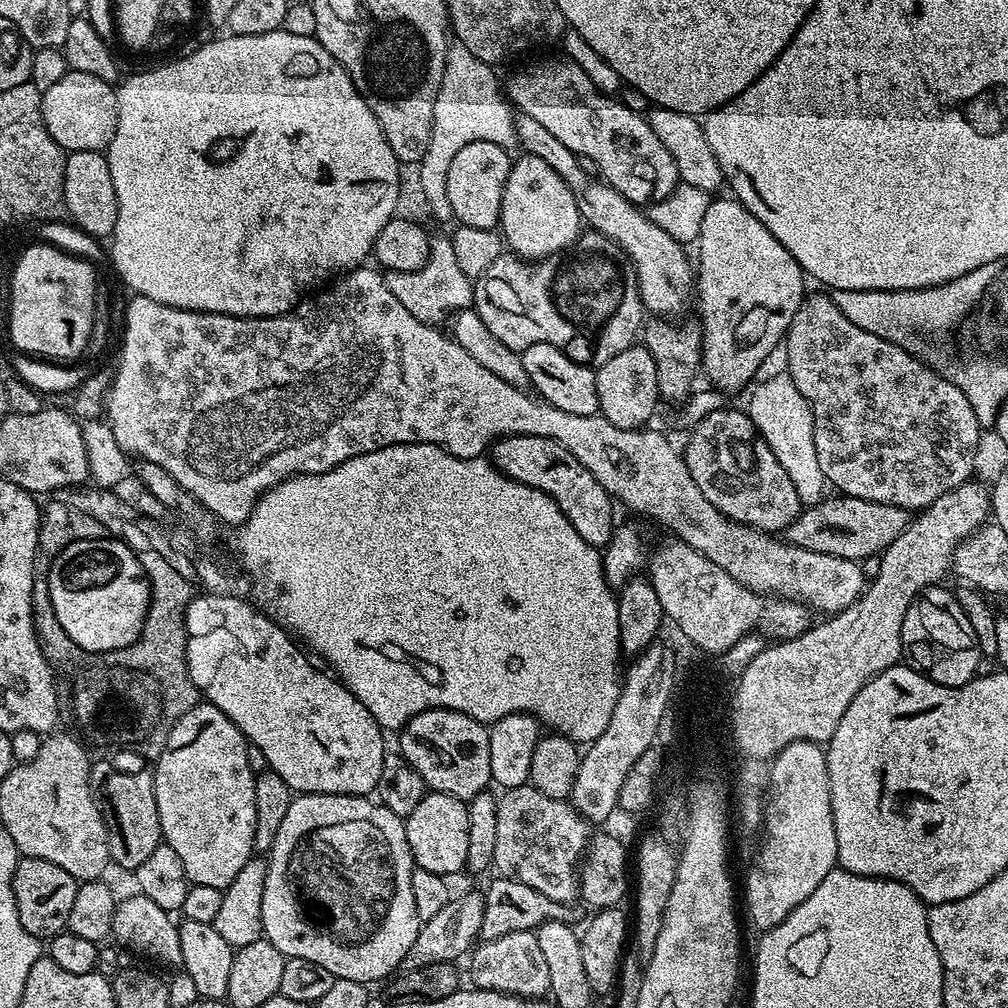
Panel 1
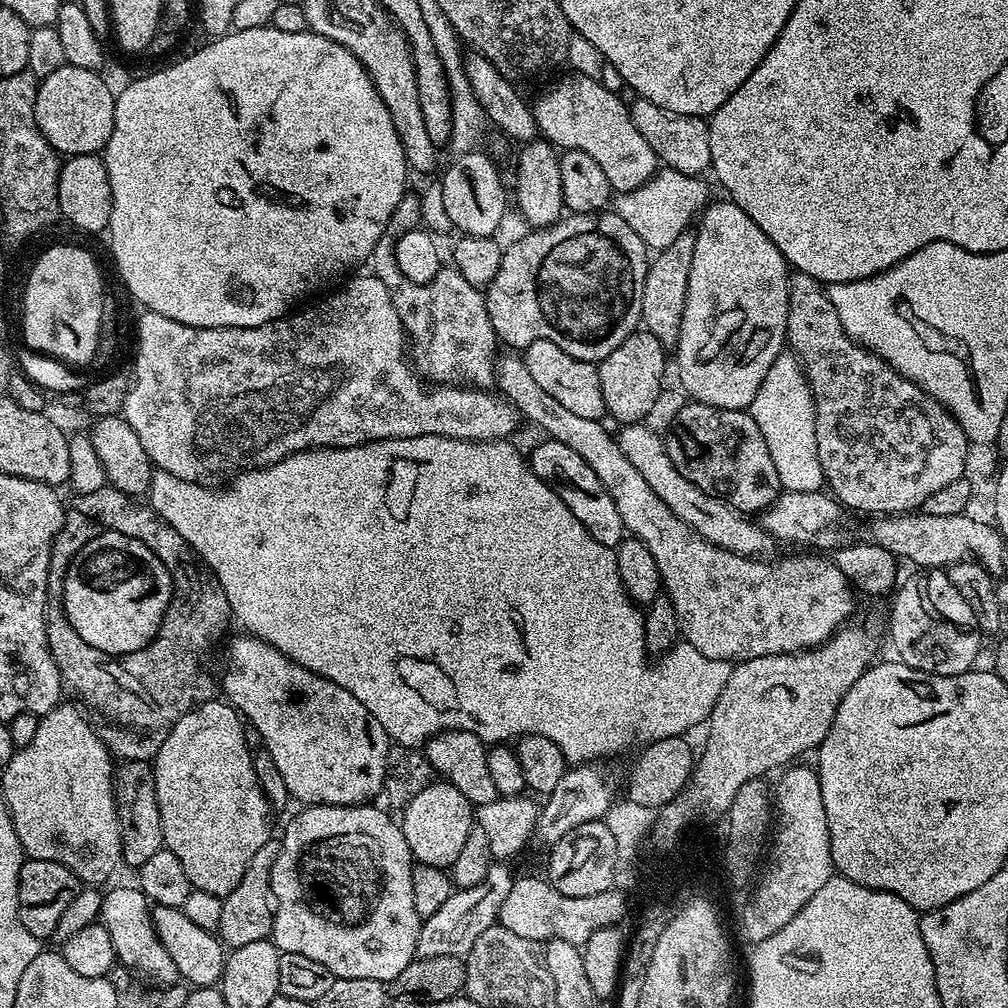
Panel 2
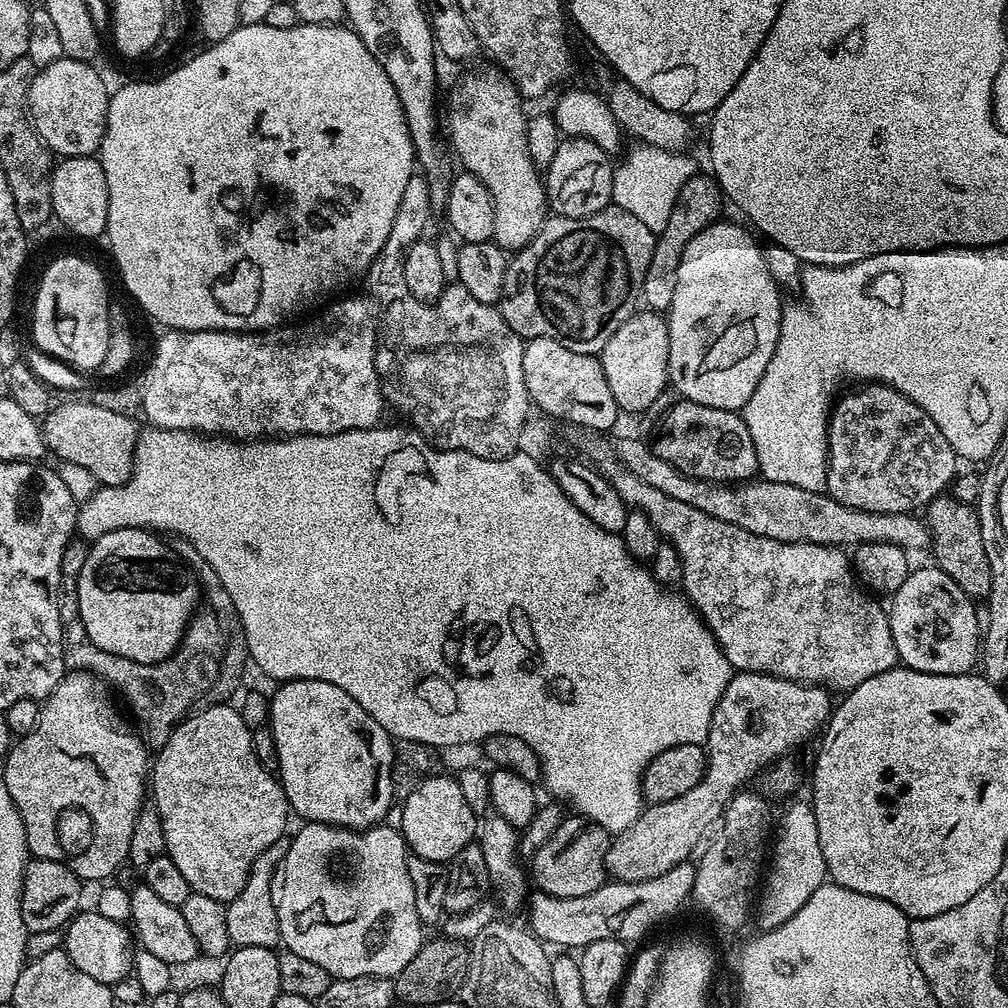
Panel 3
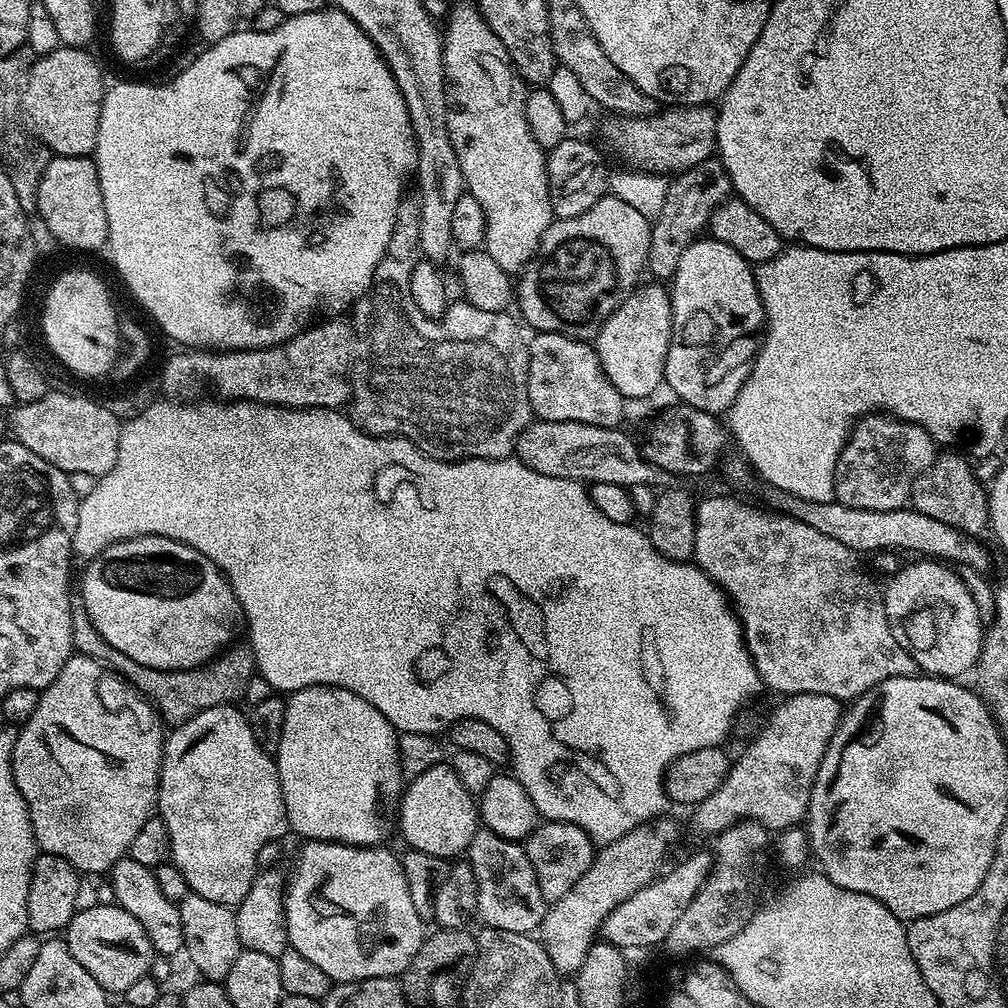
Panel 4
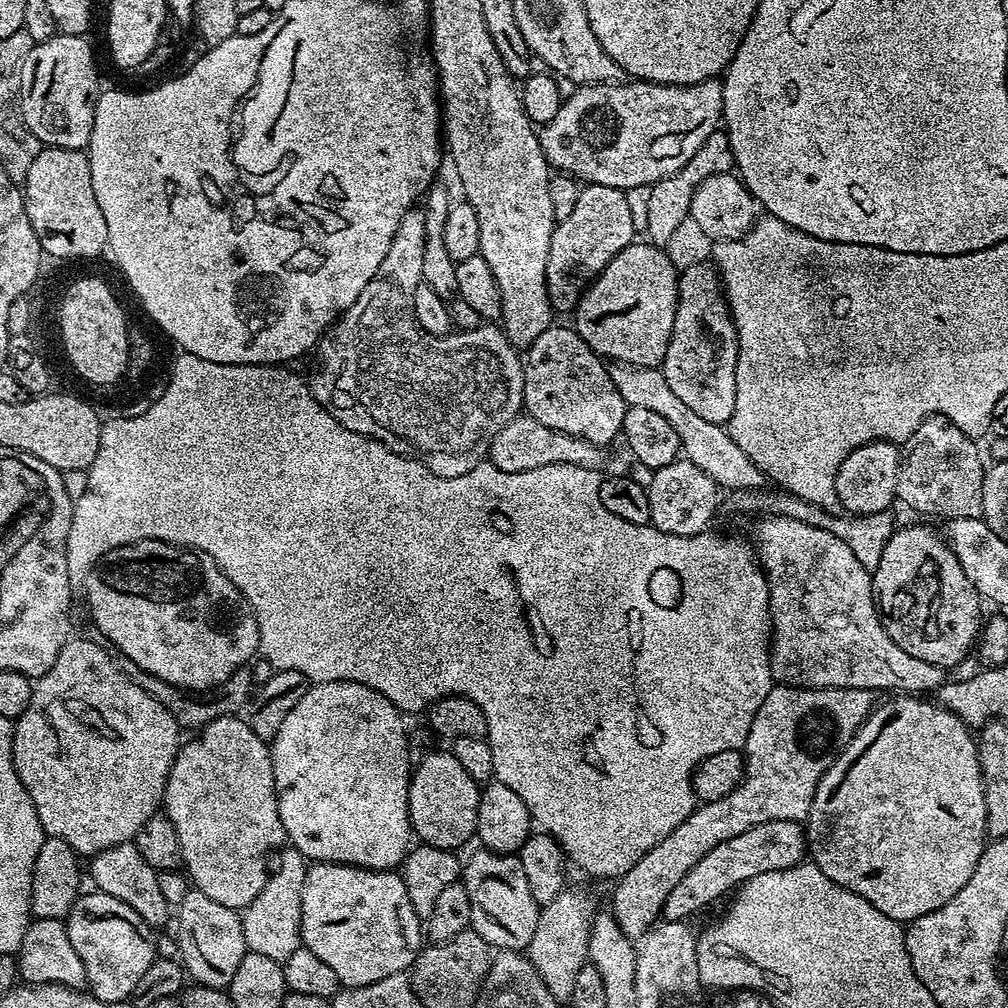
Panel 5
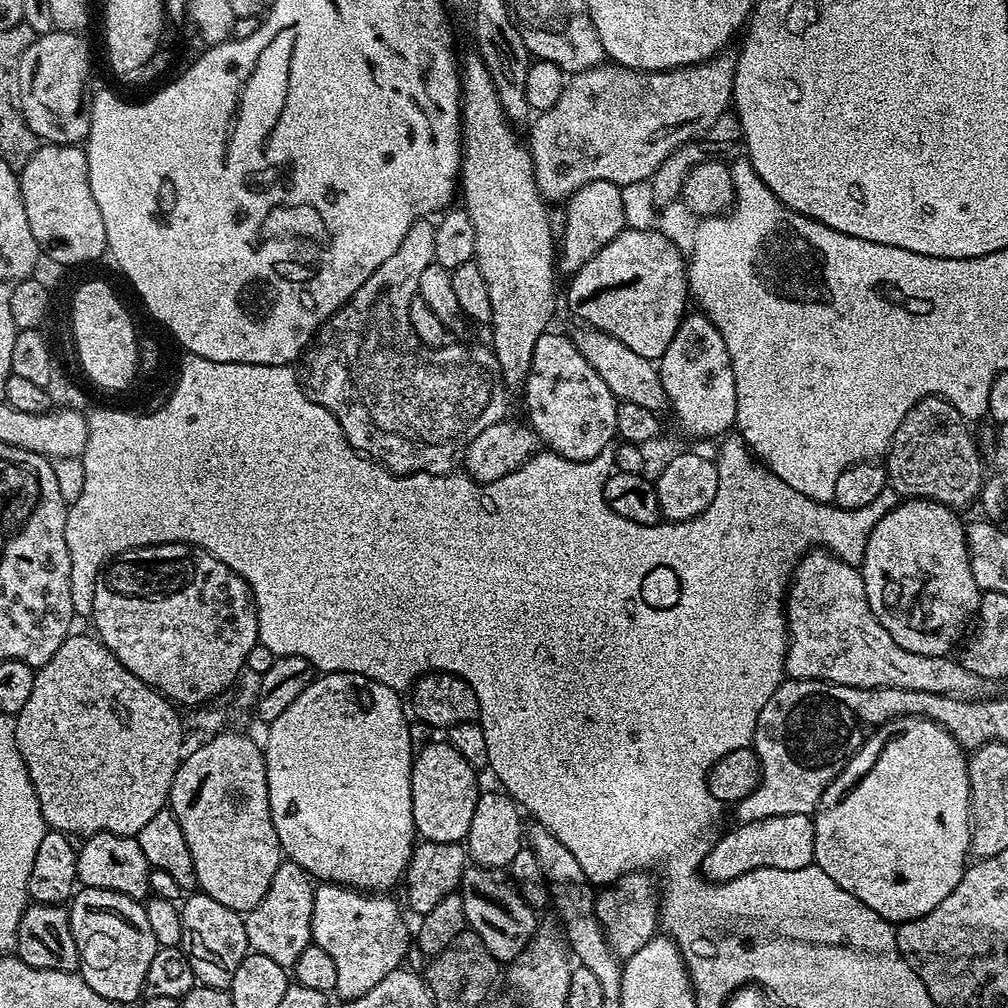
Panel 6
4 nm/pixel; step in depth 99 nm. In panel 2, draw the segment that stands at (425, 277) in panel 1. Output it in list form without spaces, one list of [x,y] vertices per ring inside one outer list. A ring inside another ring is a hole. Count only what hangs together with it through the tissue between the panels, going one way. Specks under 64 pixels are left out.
[[[405,194],[402,202],[394,210],[382,238],[378,238],[378,246],[374,246],[370,257],[371,275],[376,276],[390,290],[394,306],[400,314],[400,321],[405,329],[410,330],[410,340],[416,344],[425,344],[432,348],[428,352],[428,360],[432,364],[460,364],[467,358],[468,352],[476,361],[469,366],[469,374],[480,380],[489,379],[490,368],[480,360],[491,361],[497,355],[498,341],[496,331],[488,317],[484,305],[484,292],[470,286],[462,274],[454,266],[441,267],[439,274],[425,284],[410,282],[402,270],[398,270],[398,262],[394,258],[394,246],[402,234],[421,227],[420,196]]]

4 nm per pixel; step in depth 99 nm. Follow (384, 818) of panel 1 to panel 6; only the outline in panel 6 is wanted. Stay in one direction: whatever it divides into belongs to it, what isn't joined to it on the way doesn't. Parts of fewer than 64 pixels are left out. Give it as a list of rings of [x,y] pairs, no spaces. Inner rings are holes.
[[[324,882],[315,889],[314,910],[312,911],[312,938],[315,944],[322,946],[330,958],[334,958],[334,966],[338,970],[338,982],[335,995],[341,996],[344,1002],[358,998],[378,986],[386,974],[405,963],[404,955],[410,948],[410,928],[400,913],[400,908],[391,900],[388,894],[365,894],[347,886]]]

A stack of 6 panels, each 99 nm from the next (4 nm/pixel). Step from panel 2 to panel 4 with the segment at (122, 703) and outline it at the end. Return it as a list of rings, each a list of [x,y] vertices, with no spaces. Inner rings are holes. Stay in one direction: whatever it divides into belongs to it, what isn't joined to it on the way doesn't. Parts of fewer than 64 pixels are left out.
[[[80,602],[73,603],[72,606],[72,642],[79,655],[94,658],[115,675],[127,680],[129,685],[156,709],[161,721],[168,726],[184,724],[202,710],[210,710],[214,706],[235,705],[236,699],[239,701],[243,697],[246,682],[250,682],[250,678],[257,675],[256,659],[251,643],[248,642],[233,643],[201,668],[167,672],[136,664],[134,658],[126,658],[126,654],[114,650],[110,642],[106,642],[106,638],[98,634],[98,630],[90,622],[88,611]]]

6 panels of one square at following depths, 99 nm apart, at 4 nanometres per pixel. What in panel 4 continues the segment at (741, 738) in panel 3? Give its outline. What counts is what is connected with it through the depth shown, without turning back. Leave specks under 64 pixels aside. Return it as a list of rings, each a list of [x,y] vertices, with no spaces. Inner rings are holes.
[[[653,818],[647,824],[629,828],[628,832],[610,844],[603,845],[593,855],[590,870],[574,882],[570,894],[551,901],[548,913],[538,929],[538,939],[543,944],[550,962],[557,973],[575,974],[586,962],[586,954],[597,943],[601,935],[604,919],[630,894],[642,890],[661,871],[660,863],[668,852],[668,847],[680,836],[680,828],[672,820]]]

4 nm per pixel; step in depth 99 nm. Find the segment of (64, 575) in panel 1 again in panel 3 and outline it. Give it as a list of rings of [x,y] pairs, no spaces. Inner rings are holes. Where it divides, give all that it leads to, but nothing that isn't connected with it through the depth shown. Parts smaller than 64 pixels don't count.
[[[116,528],[112,532],[102,534],[96,540],[91,541],[88,557],[82,570],[78,574],[78,610],[82,618],[82,626],[86,626],[86,634],[94,646],[106,650],[110,654],[118,654],[122,658],[130,658],[139,664],[157,664],[172,656],[180,645],[180,639],[184,637],[184,631],[188,629],[188,623],[192,621],[192,614],[196,611],[202,600],[202,589],[197,573],[193,572],[189,565],[185,564],[172,549],[171,543],[163,544],[161,537],[155,531],[147,528]]]

